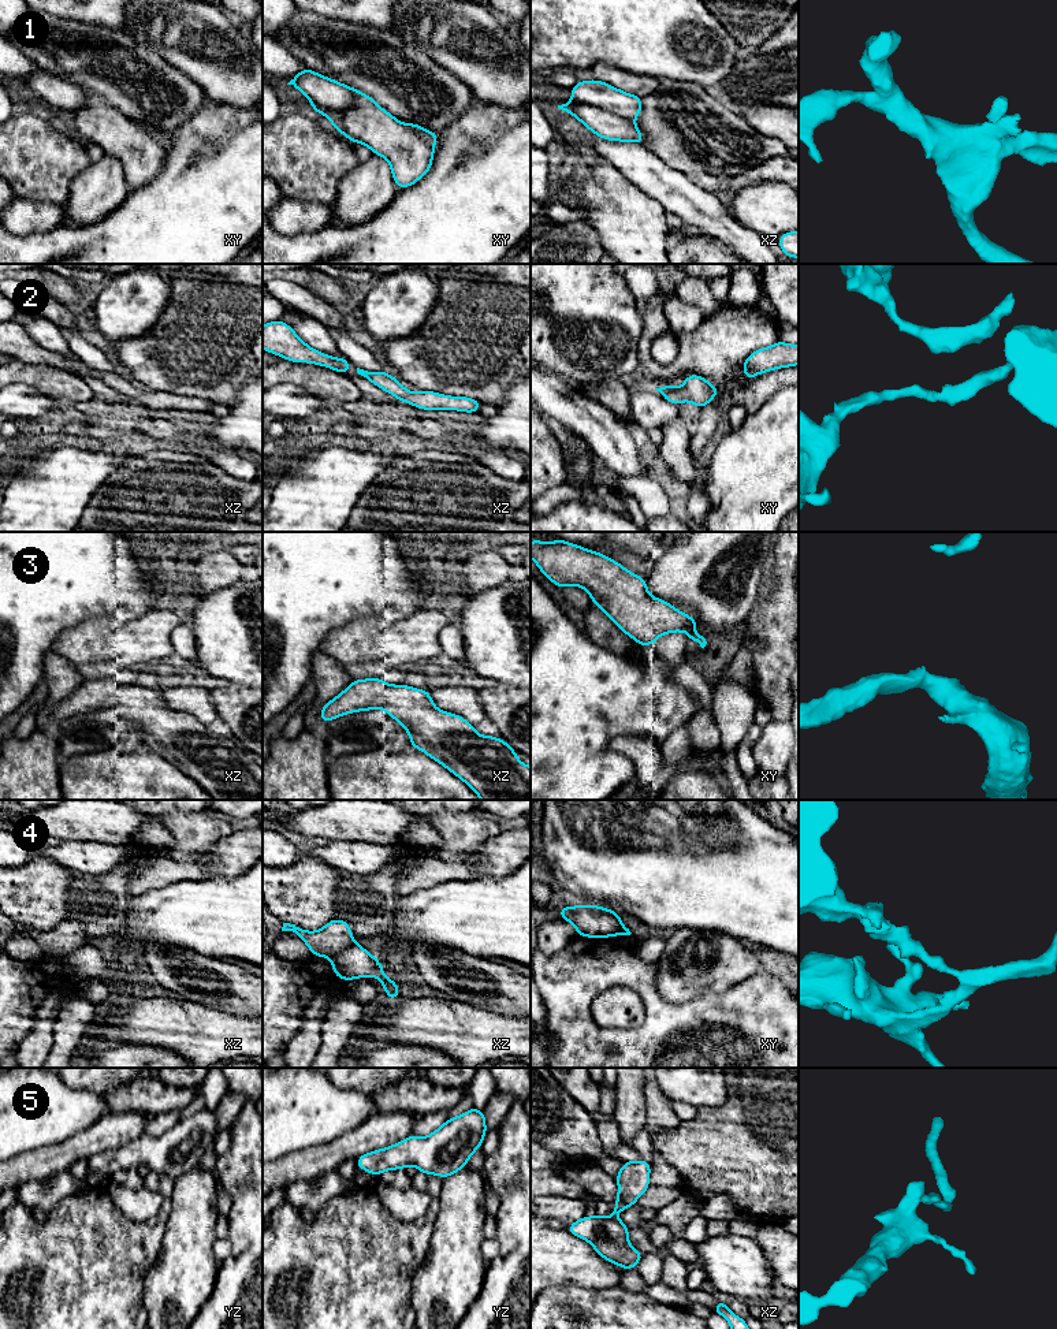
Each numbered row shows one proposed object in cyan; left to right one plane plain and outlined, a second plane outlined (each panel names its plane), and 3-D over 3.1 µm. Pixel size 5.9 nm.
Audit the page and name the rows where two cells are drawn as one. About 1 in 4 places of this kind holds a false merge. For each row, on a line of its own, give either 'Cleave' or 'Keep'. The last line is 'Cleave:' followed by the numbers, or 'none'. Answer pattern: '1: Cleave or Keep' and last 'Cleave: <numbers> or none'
1: Cleave
2: Keep
3: Keep
4: Cleave
5: Keep
Cleave: 1, 4

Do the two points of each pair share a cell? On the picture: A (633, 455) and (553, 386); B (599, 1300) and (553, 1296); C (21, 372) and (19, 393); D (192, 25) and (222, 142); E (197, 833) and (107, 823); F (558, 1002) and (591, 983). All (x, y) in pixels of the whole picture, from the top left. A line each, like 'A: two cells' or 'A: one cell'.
A: one cell
B: one cell
C: two cells
D: two cells
E: two cells
F: one cell

